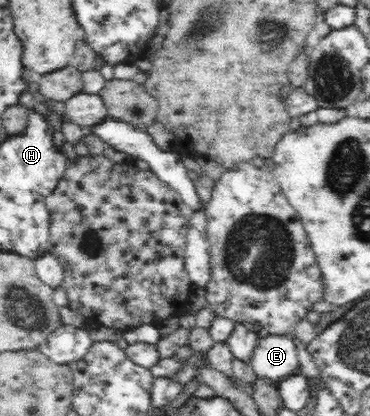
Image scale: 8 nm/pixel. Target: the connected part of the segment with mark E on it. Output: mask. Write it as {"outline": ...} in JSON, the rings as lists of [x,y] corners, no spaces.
{"outline":[[[270,333],[258,339],[251,360],[255,376],[277,382],[299,371],[297,343],[289,335]]]}

